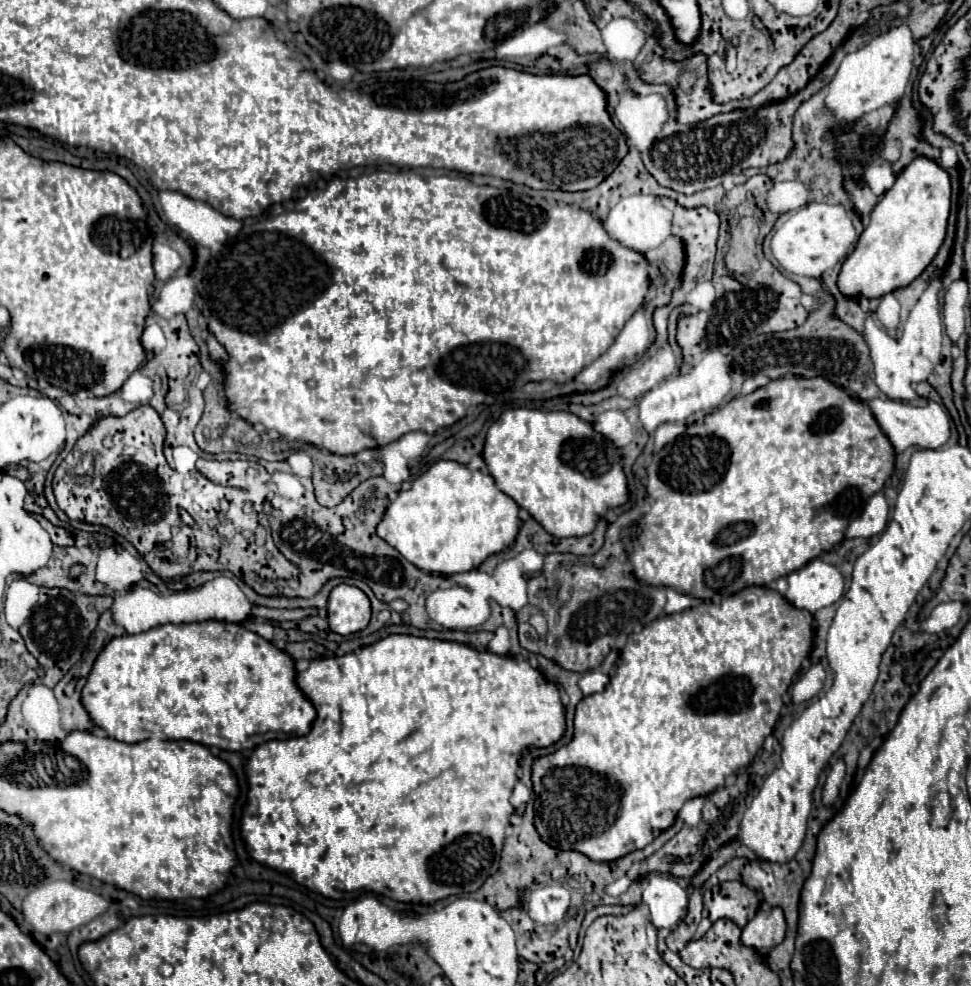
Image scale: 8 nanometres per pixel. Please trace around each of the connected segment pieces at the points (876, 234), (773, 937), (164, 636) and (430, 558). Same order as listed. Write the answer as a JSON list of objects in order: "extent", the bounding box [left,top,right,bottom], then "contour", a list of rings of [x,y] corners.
[{"extent":[839,156,951,298],"contour":[[[917,156],[873,208],[869,226],[863,230],[853,254],[843,262],[839,290],[853,298],[877,298],[911,284],[943,244],[949,208],[951,178],[947,170],[931,158]]]},{"extent":[741,908,785,950],"contour":[[[781,908],[759,910],[757,916],[743,928],[741,942],[755,950],[771,950],[785,938],[785,914]]]},{"extent":[83,620,317,752],"contour":[[[207,620],[207,622],[193,622],[193,624],[165,624],[165,626],[157,626],[153,630],[141,632],[141,634],[127,634],[121,638],[113,638],[103,652],[99,654],[99,658],[93,664],[93,670],[87,678],[87,684],[83,688],[83,706],[89,712],[91,720],[95,722],[95,726],[103,728],[111,738],[127,742],[127,744],[137,744],[147,740],[153,730],[161,730],[163,736],[167,740],[191,740],[191,742],[199,742],[203,746],[217,746],[221,750],[229,750],[229,752],[243,752],[243,750],[255,750],[259,744],[265,744],[267,740],[275,740],[275,738],[289,738],[289,736],[305,736],[311,726],[313,720],[317,718],[317,710],[311,704],[311,700],[303,694],[303,690],[297,684],[297,668],[293,658],[279,650],[275,644],[271,644],[269,640],[261,638],[259,634],[247,630],[241,624],[231,624],[231,622],[217,622],[217,620]]]},{"extent":[377,460,521,576],"contour":[[[439,460],[425,474],[421,474],[411,484],[409,490],[399,492],[399,498],[393,500],[385,510],[385,516],[377,526],[377,534],[387,544],[397,548],[417,568],[429,574],[451,576],[451,574],[477,570],[489,556],[499,554],[505,548],[513,546],[513,540],[517,538],[519,528],[521,528],[519,504],[497,488],[491,474],[481,470],[471,472],[467,466],[459,462]]]}]

